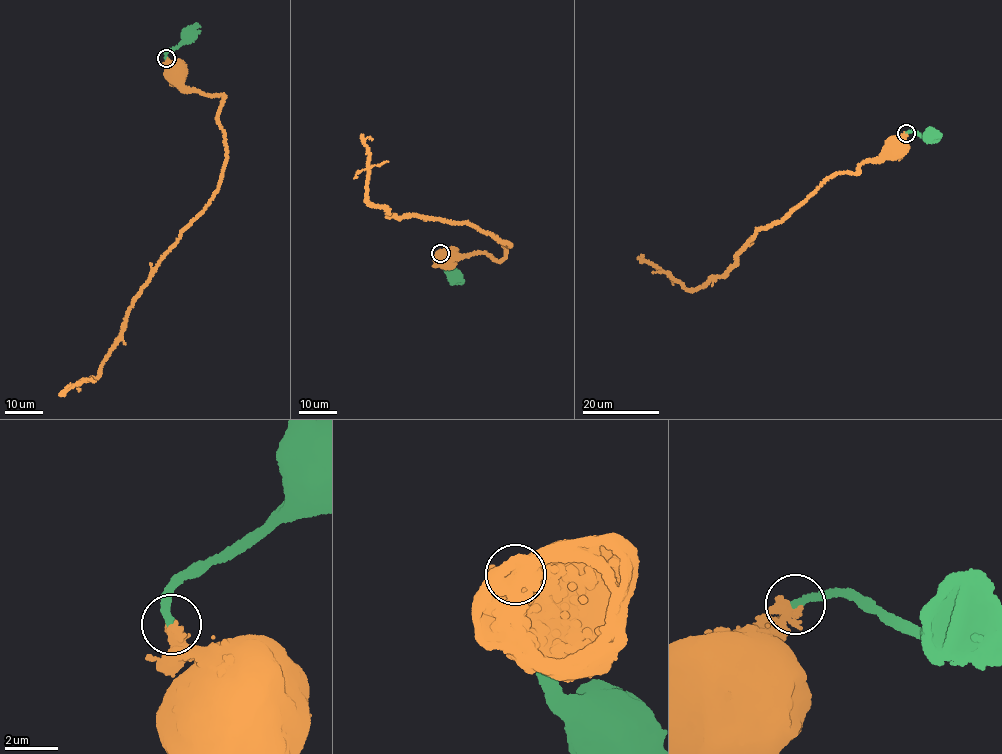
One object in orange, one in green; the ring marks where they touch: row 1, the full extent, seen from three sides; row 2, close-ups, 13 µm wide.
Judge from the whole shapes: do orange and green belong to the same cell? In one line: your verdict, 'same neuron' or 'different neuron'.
different neuron

